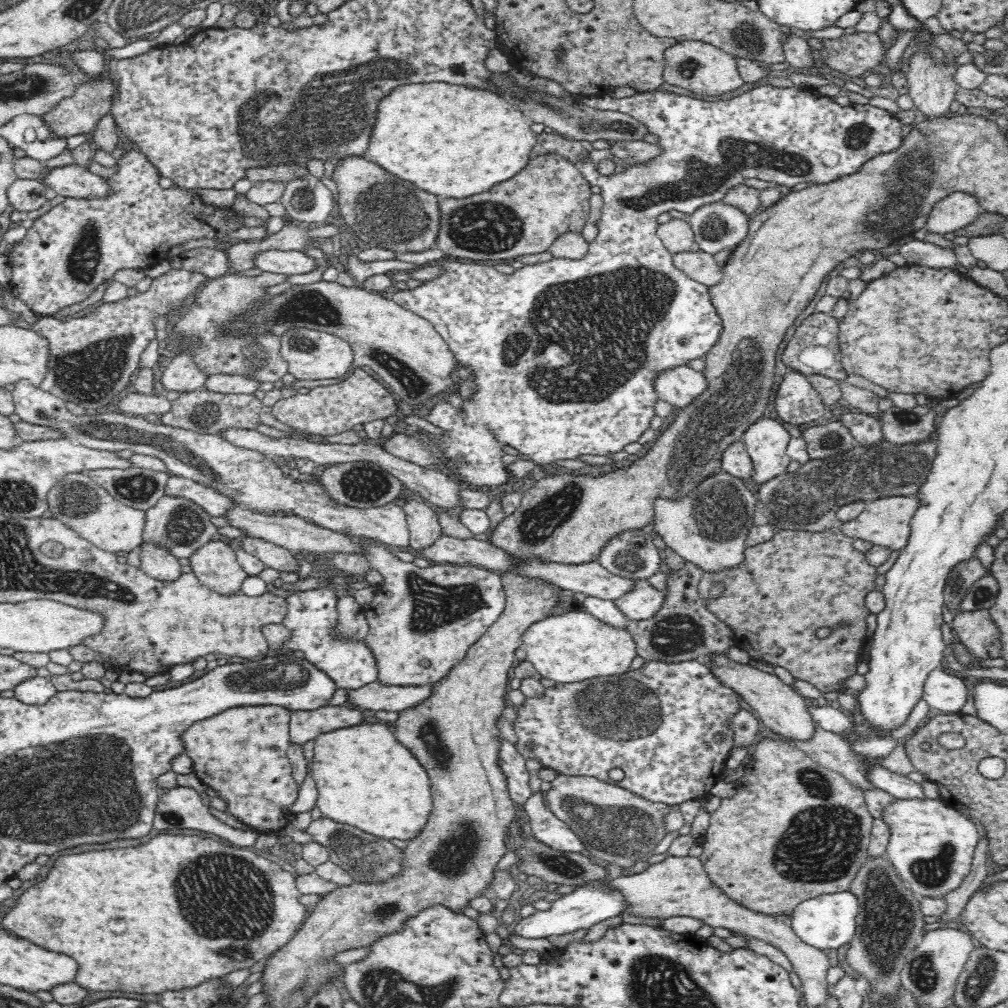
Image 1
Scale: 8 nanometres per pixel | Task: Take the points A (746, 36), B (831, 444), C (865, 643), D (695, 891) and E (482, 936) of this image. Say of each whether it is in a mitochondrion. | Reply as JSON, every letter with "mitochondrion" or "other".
{"A":"mitochondrion","B":"mitochondrion","C":"other","D":"other","E":"other"}

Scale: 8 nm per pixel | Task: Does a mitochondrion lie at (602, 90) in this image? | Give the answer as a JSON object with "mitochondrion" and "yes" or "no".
{"mitochondrion":"no"}

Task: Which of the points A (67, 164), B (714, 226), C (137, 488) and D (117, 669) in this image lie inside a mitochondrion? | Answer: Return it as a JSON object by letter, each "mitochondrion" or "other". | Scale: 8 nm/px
{"A":"other","B":"mitochondrion","C":"mitochondrion","D":"other"}

